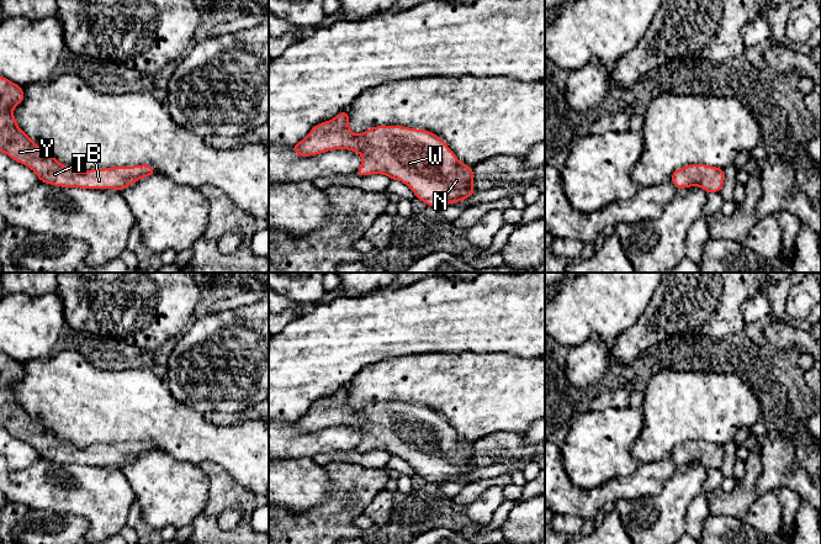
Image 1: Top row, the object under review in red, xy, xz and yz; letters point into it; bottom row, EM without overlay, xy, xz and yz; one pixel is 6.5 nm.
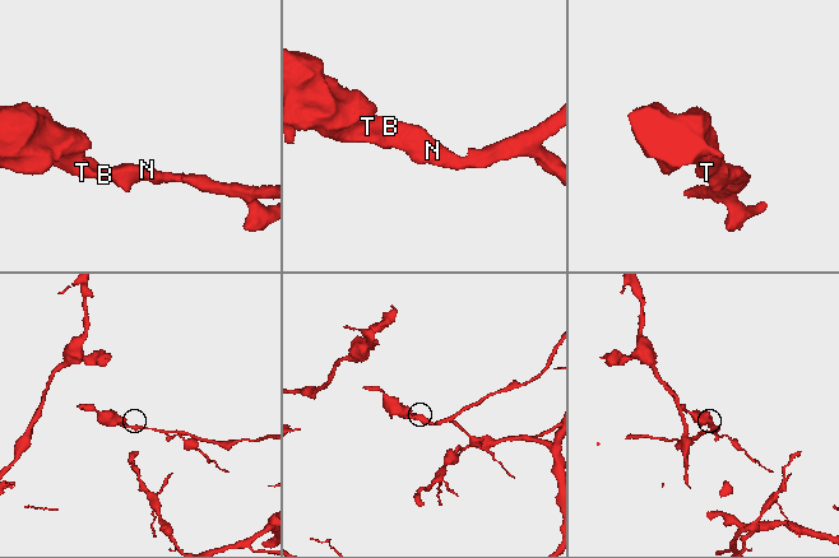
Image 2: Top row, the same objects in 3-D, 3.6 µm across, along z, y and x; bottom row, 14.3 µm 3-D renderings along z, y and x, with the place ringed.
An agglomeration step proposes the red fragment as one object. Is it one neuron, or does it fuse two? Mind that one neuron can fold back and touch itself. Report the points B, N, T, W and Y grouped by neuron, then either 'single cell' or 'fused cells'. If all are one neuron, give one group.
groups B N T W Y; single cell

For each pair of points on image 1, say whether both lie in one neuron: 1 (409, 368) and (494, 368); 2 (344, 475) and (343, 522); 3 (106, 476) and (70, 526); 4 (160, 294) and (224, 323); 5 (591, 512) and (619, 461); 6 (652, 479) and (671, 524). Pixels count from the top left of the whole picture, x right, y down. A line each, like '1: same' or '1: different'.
1: same
2: same
3: different
4: different
5: different
6: different

